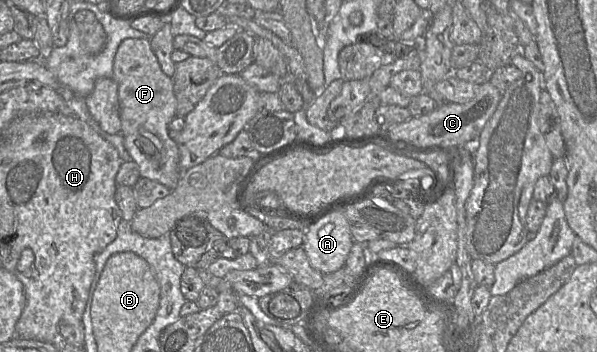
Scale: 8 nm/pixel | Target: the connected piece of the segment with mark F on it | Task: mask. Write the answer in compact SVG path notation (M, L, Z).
M124 39L115 54L113 77L118 85L121 134L124 146L139 167L140 176L155 180L170 190L181 177L179 149L168 135L168 124L176 116L173 79L161 69L149 39Z

